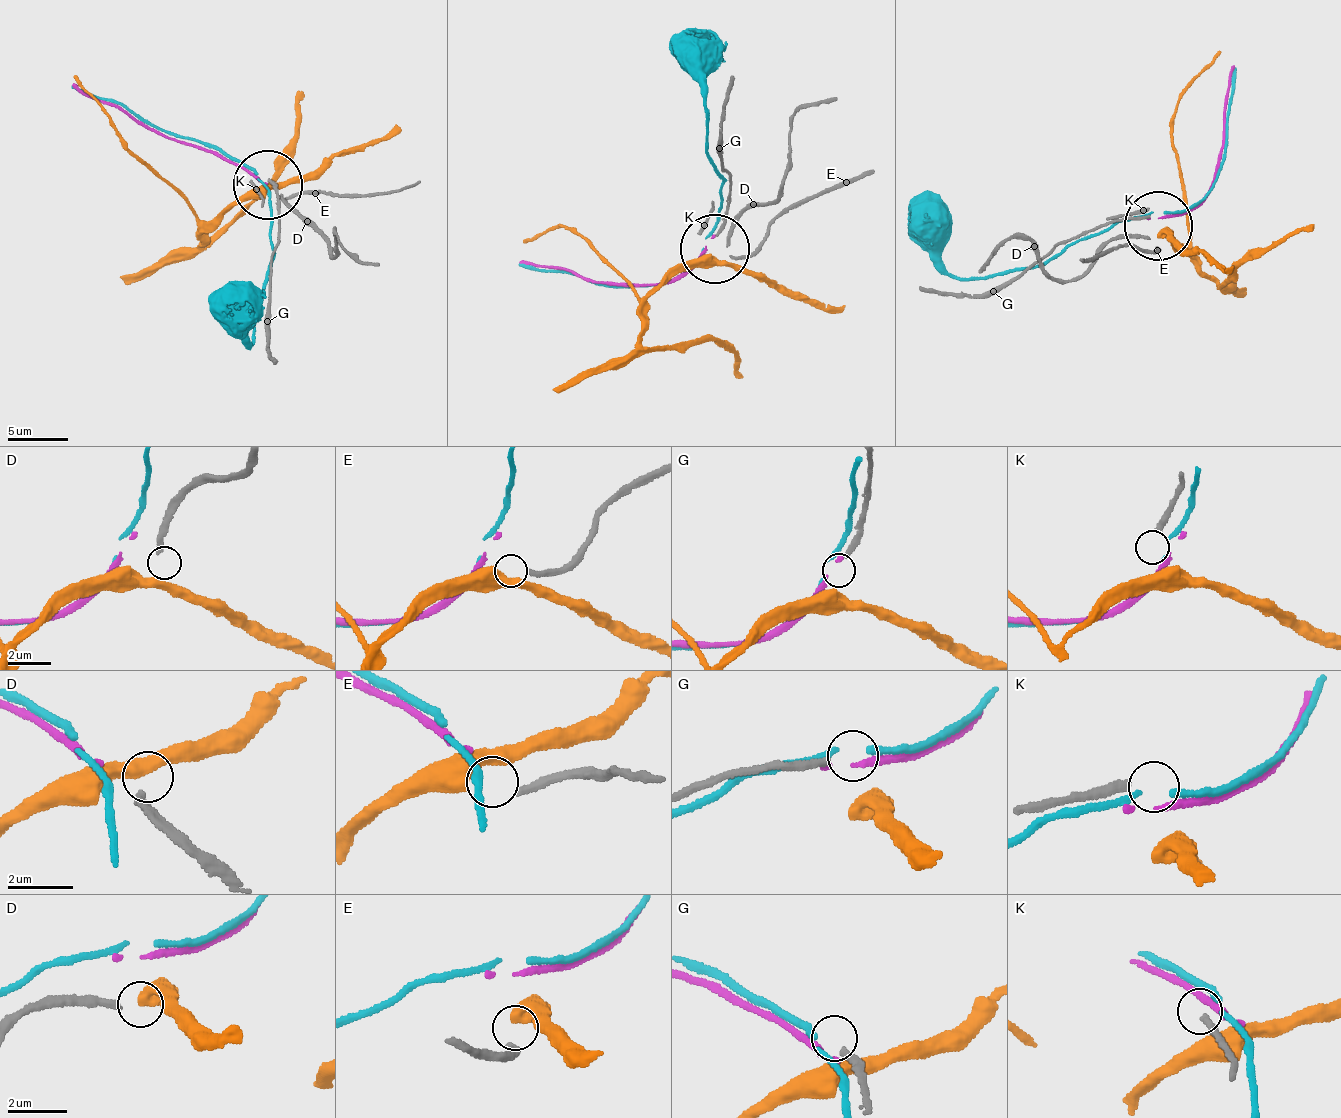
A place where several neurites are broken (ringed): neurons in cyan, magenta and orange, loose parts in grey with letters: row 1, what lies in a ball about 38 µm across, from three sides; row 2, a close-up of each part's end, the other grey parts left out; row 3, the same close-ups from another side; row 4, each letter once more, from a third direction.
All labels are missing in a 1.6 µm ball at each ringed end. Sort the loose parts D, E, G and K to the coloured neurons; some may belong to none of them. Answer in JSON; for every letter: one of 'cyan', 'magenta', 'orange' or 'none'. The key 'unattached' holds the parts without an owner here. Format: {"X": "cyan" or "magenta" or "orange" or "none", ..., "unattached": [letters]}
{"D": "none", "E": "orange", "G": "none", "K": "none", "unattached": ["D", "G", "K"]}

